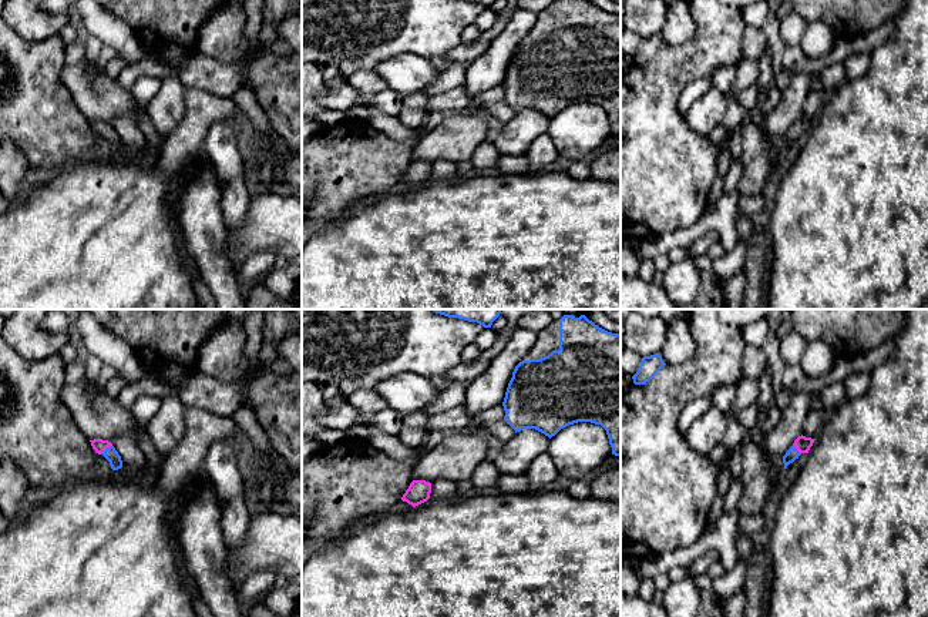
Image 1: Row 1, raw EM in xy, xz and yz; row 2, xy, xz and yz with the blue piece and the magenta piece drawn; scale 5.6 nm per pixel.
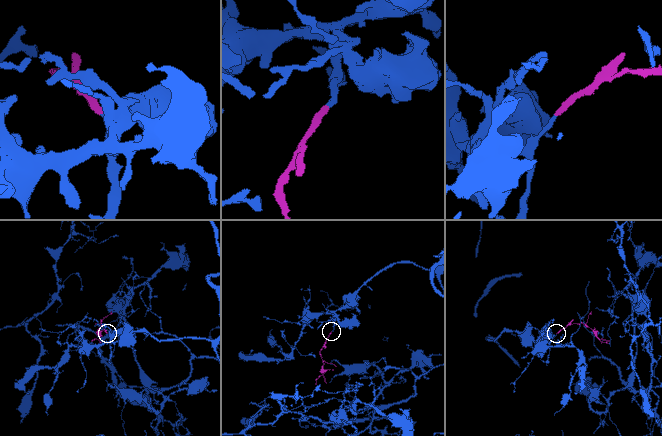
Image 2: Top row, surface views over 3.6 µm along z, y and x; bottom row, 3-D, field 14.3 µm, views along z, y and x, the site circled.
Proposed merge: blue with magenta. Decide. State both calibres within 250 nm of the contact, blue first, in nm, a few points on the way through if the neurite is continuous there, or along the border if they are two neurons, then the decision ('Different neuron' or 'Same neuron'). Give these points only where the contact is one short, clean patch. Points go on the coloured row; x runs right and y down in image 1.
Thickness 80 nm (blue) against 80 nm. Path across: xy (110, 453), (107, 448), (98, 445). Same neuron

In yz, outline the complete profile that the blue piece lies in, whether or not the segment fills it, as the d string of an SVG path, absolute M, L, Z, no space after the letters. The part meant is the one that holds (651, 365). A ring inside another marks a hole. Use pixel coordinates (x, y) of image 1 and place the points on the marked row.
M660 353L643 356L638 372L632 376L635 385L645 385L649 382L666 363Z

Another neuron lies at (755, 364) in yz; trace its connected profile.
M746 346L742 358L743 379L759 379L769 372L769 362L761 348Z

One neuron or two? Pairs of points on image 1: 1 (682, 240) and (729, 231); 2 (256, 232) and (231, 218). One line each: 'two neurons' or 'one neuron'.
1: one neuron
2: two neurons

